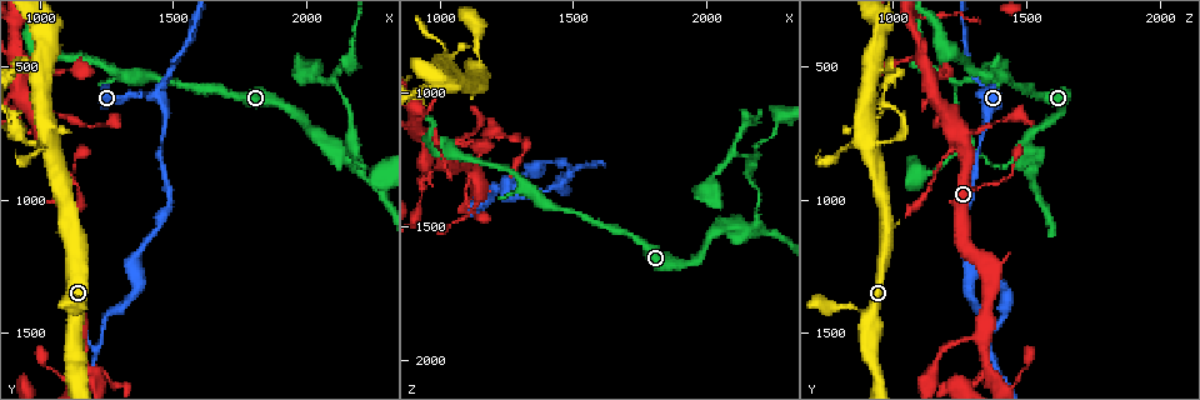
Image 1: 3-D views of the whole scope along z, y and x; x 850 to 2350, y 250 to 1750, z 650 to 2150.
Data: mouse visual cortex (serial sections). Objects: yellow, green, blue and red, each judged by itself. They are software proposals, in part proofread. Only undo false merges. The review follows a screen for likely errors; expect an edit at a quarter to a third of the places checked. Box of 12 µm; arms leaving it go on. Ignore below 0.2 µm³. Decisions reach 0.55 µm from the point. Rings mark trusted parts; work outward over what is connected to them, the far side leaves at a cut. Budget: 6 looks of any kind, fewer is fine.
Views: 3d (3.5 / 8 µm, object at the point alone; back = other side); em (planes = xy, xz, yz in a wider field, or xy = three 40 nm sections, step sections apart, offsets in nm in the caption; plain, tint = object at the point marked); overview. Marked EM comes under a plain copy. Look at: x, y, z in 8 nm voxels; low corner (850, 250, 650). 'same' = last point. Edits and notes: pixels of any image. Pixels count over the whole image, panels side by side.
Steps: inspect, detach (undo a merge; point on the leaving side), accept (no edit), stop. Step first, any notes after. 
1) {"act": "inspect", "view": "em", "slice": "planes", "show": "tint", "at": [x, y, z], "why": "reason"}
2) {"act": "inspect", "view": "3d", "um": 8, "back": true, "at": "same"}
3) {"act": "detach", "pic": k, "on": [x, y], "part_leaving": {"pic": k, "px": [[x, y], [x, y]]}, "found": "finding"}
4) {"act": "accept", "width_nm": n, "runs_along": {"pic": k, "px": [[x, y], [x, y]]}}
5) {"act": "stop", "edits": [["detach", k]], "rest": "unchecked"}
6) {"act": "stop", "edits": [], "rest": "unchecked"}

{"act": "inspect", "view": "3d", "um": 3.5, "at": [1430, 620, 1360], "why": "narrows sharply"}

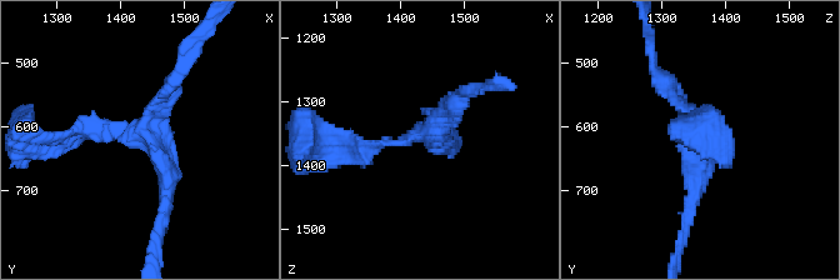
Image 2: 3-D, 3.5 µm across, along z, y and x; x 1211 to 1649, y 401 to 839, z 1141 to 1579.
{"act": "inspect", "view": "em", "slice": "xy", "step": 2, "show": "tint", "at": [1435, 615, 1350], "why": "need the tissue"}

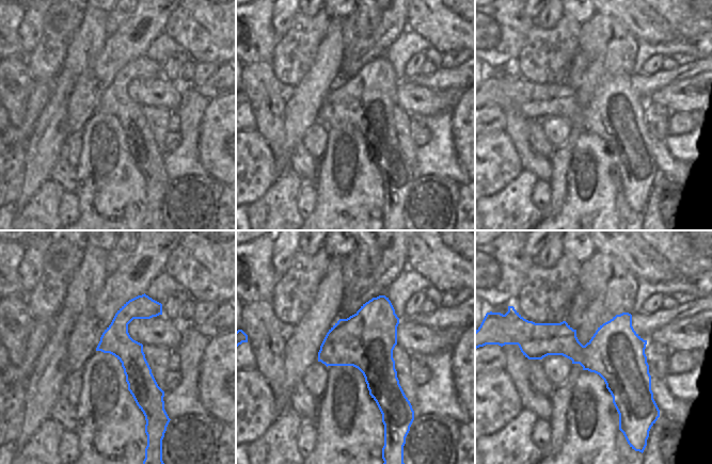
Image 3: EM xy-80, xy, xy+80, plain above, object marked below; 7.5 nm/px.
{"act": "accept", "runs_along": {"pic": 3, "px": [[140, 298], [122, 346], [146, 413]]}, "found": "one cell here"}

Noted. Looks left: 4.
{"act": "inspect", "view": "3d", "um": 8, "at": [1030, 790, 900], "why": "thin arm on a thick one"}

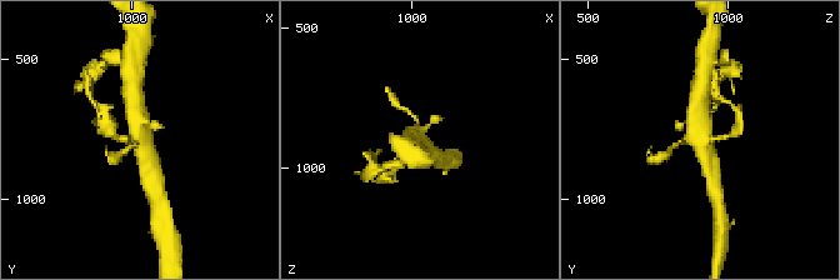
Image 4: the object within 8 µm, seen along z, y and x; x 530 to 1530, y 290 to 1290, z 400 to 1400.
{"act": "inspect", "view": "em", "slice": "planes", "show": "tint", "at": [1020, 790, 900]}

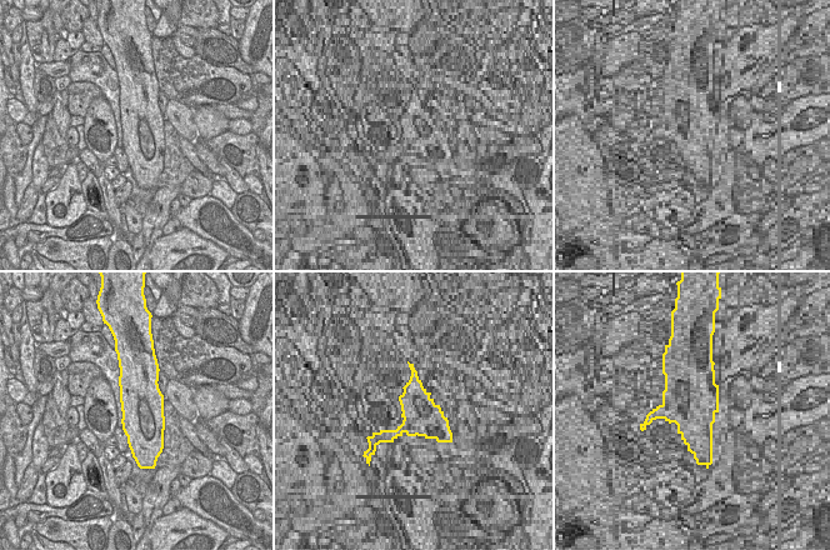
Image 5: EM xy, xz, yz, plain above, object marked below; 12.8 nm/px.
{"act": "detach", "pic": 4, "on": [109, 53], "found": "two cells meet here"}

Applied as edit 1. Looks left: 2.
{"act": "inspect", "view": "3d", "um": 8, "at": [2170, 840, 1510]}

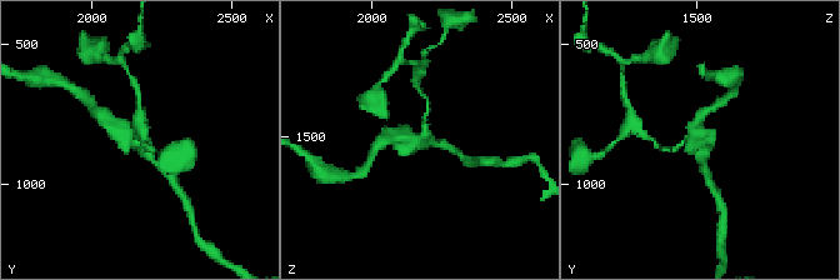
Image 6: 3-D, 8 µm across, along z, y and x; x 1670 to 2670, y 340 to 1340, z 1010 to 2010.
{"act": "inspect", "view": "em", "slice": "xy", "step": 5, "show": "tint", "at": [2170, 830, 1520]}

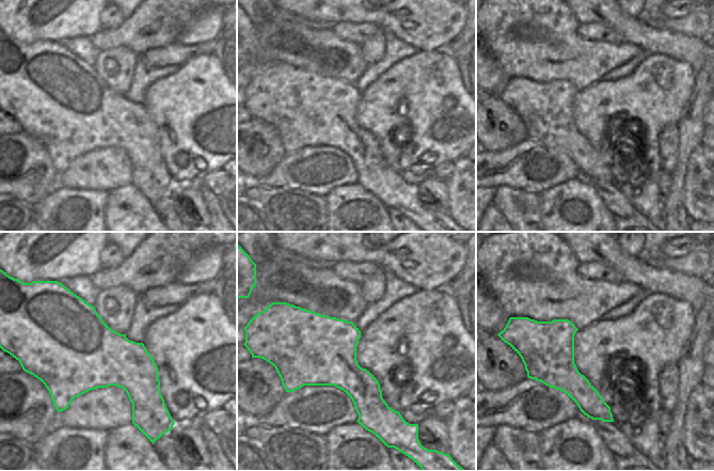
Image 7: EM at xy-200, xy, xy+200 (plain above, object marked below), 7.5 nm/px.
{"act": "accept", "runs_along": {"pic": 6, "px": [[386, 138], [423, 136], [428, 108]]}, "found": "continuous, no second cell"}

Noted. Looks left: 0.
{"act": "stop", "edits": [["detach", 4]], "rest": "unchecked"}

